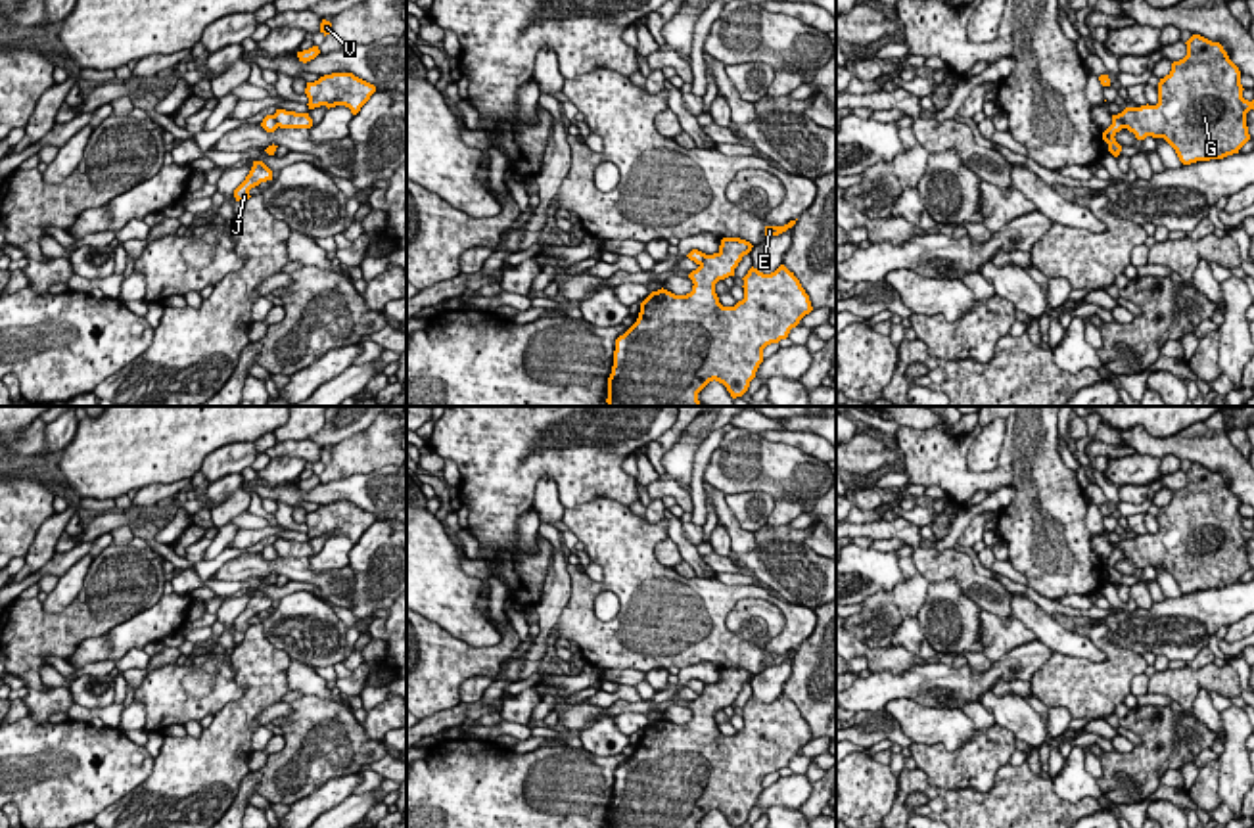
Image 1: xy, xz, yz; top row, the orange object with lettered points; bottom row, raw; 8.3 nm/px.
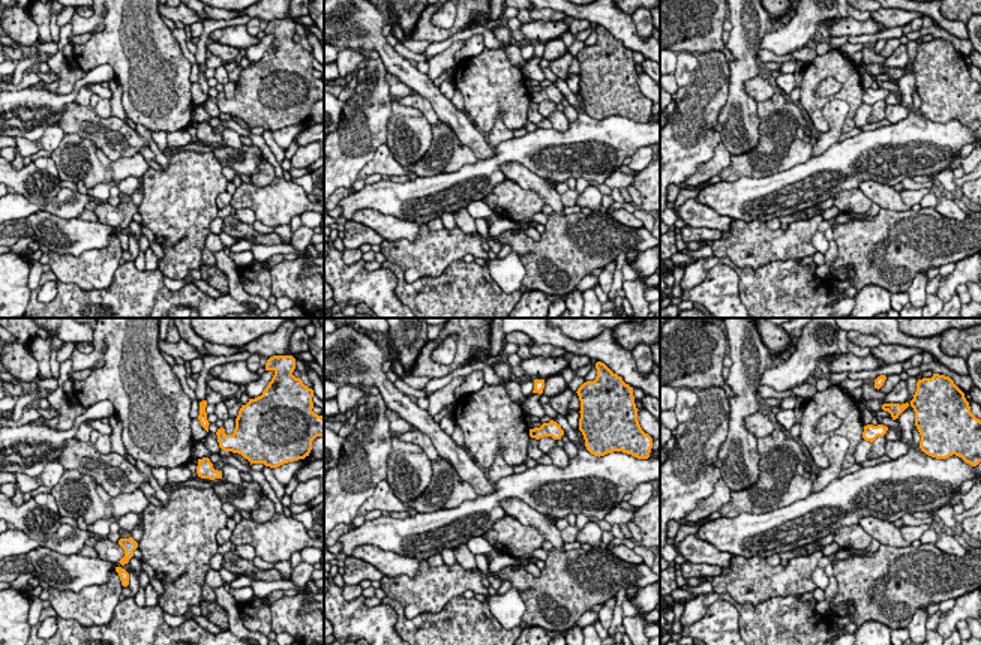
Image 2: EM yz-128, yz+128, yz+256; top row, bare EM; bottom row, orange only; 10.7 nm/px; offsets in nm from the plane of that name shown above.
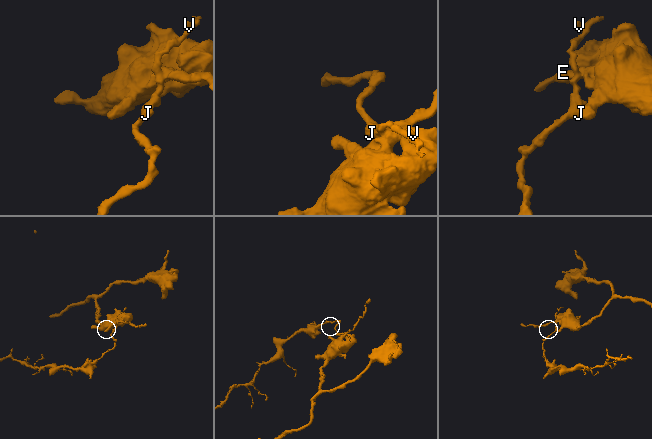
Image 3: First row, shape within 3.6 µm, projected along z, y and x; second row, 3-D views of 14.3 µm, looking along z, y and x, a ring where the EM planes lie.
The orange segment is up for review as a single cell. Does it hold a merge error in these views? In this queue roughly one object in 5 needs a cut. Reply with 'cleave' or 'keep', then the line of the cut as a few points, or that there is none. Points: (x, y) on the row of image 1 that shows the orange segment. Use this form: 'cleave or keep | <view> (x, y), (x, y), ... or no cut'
keep | no cut

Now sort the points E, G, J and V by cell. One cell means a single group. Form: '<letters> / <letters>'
E G J V

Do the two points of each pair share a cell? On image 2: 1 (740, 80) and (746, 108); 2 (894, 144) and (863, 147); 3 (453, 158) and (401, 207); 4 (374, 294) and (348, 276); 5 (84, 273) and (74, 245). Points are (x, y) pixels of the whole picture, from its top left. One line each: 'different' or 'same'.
1: same
2: same
3: different
4: same
5: different

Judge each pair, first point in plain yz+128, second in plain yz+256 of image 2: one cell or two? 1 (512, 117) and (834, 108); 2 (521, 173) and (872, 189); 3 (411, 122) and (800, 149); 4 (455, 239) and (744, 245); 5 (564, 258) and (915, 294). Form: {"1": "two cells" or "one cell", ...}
{"1": "two cells", "2": "one cell", "3": "two cells", "4": "one cell", "5": "two cells"}

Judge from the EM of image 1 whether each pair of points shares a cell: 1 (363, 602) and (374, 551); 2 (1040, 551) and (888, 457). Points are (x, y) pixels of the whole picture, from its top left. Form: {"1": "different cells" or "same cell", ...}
{"1": "same cell", "2": "different cells"}

